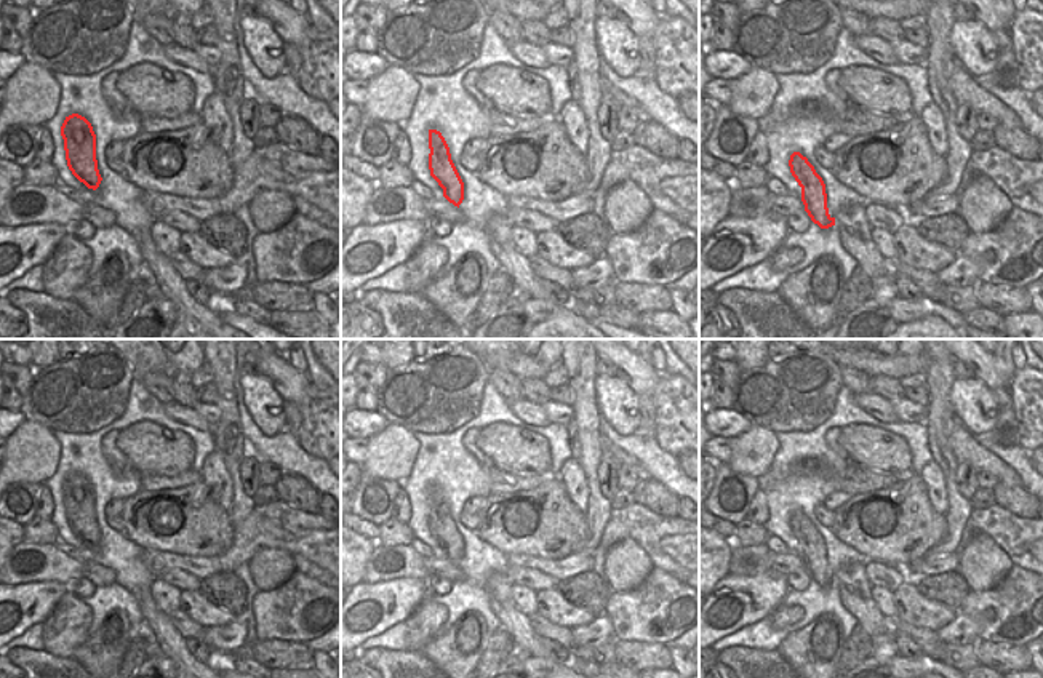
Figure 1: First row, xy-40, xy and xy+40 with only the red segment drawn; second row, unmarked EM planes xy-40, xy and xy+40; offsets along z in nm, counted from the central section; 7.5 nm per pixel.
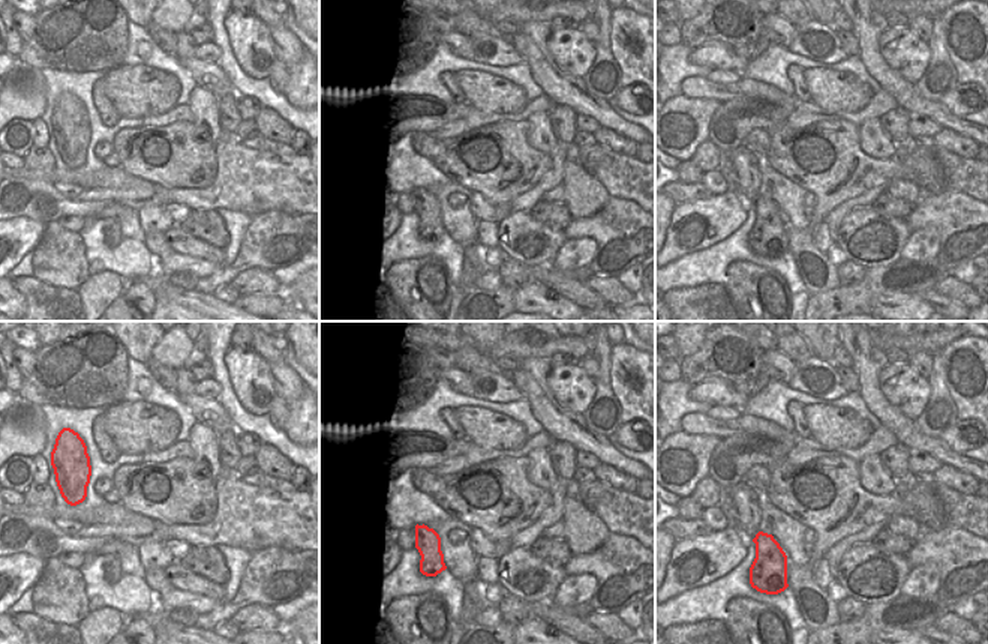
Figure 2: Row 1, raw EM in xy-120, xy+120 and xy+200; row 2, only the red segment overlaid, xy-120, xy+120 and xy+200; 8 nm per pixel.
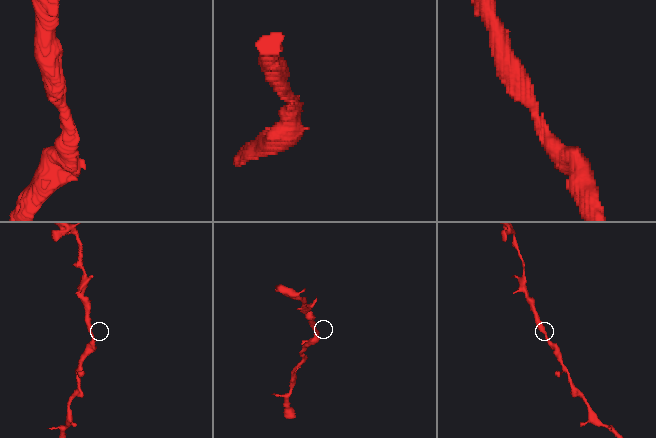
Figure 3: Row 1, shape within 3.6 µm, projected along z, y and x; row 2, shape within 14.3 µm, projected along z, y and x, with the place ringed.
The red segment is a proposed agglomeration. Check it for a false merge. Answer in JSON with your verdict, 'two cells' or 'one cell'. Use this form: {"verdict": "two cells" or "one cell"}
{"verdict": "one cell"}

